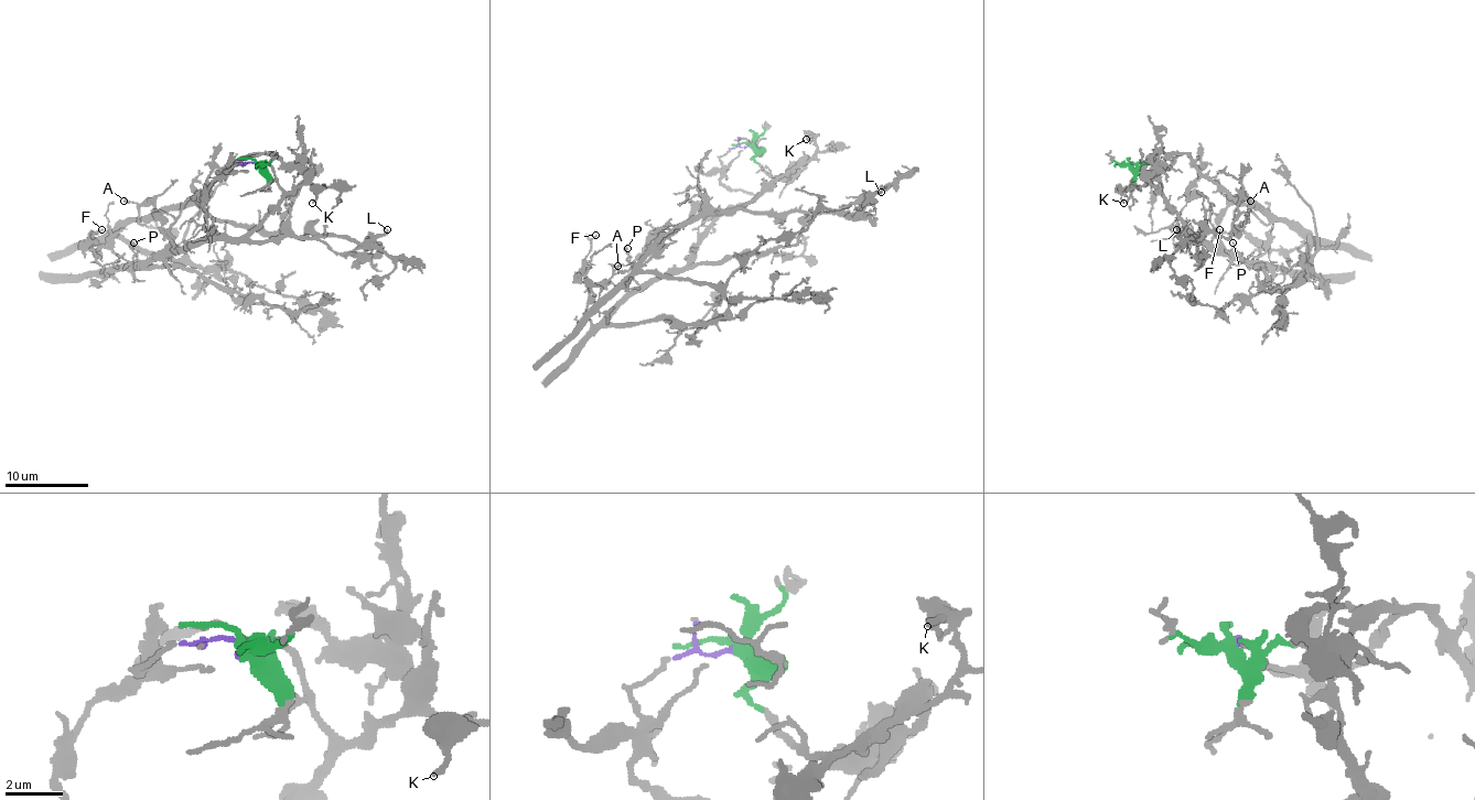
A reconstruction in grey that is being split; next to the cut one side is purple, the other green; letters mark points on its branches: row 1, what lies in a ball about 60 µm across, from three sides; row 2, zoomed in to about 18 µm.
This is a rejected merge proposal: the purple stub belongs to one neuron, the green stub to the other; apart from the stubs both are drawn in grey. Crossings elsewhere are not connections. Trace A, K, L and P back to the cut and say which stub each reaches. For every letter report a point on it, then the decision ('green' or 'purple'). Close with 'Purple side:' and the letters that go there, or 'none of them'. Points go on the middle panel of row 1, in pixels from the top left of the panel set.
A: place (617, 266); purple
K: place (806, 139); green
L: place (881, 192); green
P: place (627, 248); green
Purple side: A

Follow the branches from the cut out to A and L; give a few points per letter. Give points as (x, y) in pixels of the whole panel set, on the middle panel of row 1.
A: (751, 147), (720, 159), (720, 180), (751, 200), (730, 205), (684, 266), (646, 283), (630, 265), (617, 266)
L: (751, 144), (762, 168), (776, 179), (743, 209), (745, 212), (837, 212), (881, 193)

